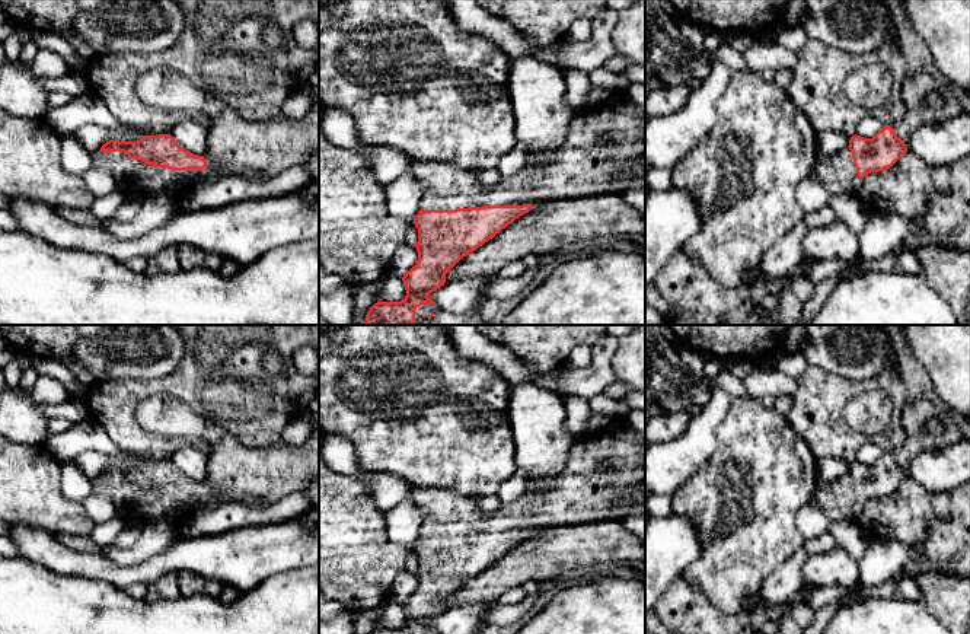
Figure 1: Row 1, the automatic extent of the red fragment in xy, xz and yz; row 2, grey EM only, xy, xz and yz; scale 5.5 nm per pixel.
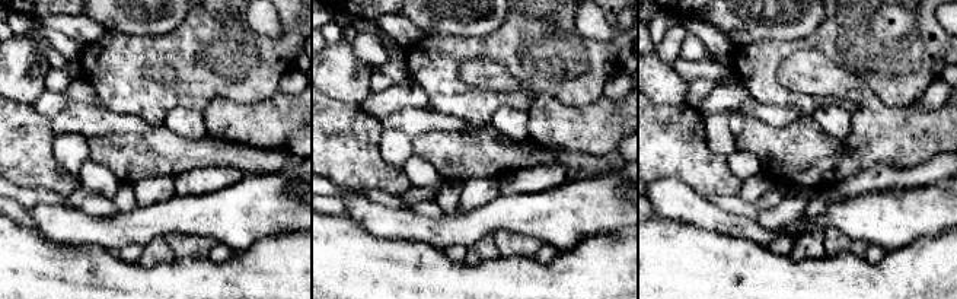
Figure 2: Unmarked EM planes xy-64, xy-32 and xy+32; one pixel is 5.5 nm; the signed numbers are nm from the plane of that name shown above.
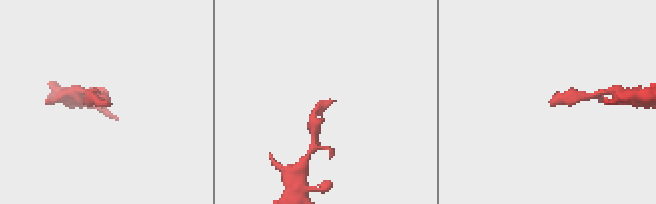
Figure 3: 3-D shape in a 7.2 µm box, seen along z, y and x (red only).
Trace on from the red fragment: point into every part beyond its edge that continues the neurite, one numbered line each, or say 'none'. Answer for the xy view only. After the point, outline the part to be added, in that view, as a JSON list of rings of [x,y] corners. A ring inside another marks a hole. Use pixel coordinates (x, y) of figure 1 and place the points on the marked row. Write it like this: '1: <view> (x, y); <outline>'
1: xy (134, 177); [[[100,152],[95,156],[95,165],[111,172],[119,189],[128,195],[146,195],[159,192],[176,179],[184,179],[201,171],[170,171],[156,168],[138,159],[130,159],[124,152]]]

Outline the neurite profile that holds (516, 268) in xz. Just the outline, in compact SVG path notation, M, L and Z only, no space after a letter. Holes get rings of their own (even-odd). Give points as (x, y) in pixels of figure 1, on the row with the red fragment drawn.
M513 261L510 264L507 264L505 267L502 267L497 275L498 277L508 277L508 278L514 278L514 277L520 277L526 273L526 267L521 261Z

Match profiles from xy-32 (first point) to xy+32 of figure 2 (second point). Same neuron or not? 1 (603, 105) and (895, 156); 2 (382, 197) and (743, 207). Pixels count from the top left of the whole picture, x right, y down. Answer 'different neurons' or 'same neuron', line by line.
1: same neuron
2: same neuron

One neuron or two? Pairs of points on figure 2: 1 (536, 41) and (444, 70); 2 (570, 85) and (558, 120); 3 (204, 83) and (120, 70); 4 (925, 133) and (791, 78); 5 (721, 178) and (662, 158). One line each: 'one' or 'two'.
1: one
2: two
3: one
4: one
5: one

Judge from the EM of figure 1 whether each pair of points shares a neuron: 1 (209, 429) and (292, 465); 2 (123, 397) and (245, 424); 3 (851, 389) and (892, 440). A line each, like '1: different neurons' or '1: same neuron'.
1: same neuron
2: same neuron
3: same neuron

